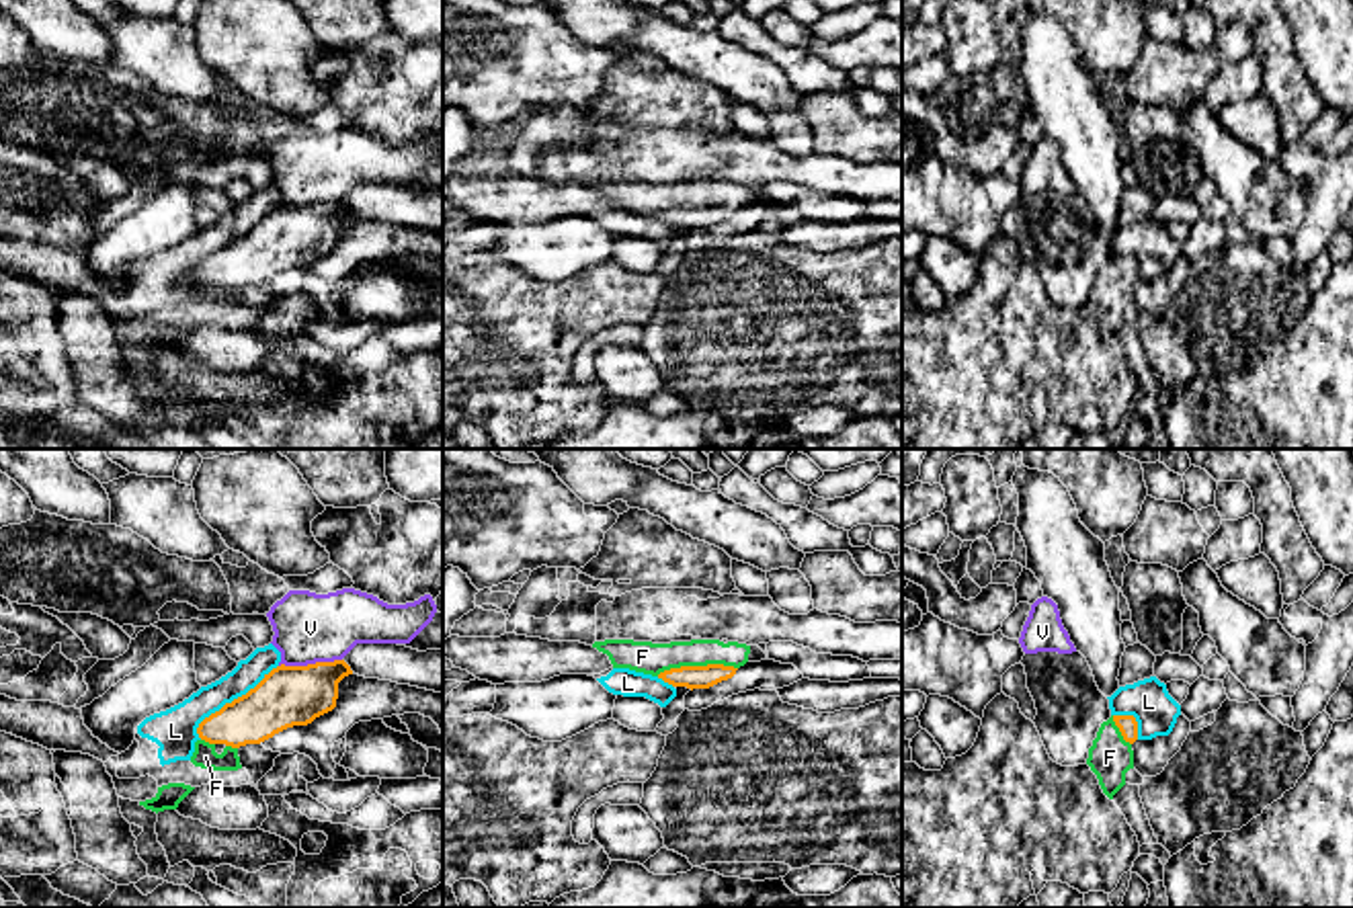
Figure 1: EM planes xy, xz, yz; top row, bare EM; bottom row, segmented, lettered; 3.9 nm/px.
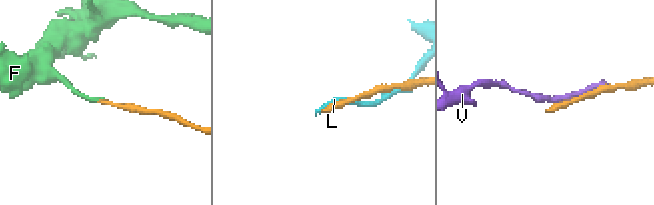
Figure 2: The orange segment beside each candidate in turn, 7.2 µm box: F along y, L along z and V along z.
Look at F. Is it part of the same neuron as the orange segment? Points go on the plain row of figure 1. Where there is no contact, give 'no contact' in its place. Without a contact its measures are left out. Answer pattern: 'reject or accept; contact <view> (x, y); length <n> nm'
accept; contact xz (695, 208); length 320 nm

